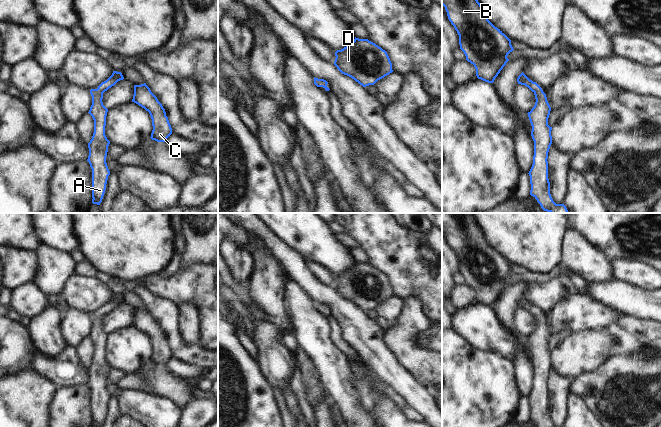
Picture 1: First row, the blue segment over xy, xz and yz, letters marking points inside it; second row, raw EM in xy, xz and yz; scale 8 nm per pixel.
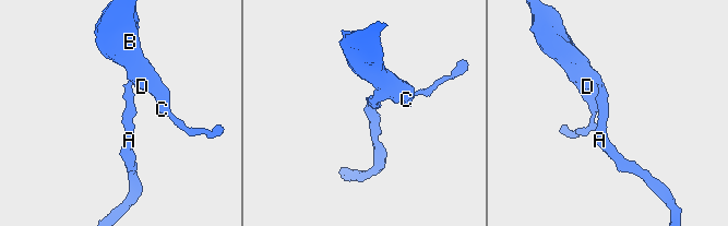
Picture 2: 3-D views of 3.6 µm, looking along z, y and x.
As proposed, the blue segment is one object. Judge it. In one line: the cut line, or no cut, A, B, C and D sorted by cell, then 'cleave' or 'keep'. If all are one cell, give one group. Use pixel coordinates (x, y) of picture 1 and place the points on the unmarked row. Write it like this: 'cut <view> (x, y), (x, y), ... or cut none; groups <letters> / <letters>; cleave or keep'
cut none; groups A B C D; keep

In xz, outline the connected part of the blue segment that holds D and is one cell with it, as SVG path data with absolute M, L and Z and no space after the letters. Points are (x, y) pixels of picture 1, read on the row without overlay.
M356 262L335 276L334 289L363 311L374 309L393 296L392 287L385 274L368 263Z

